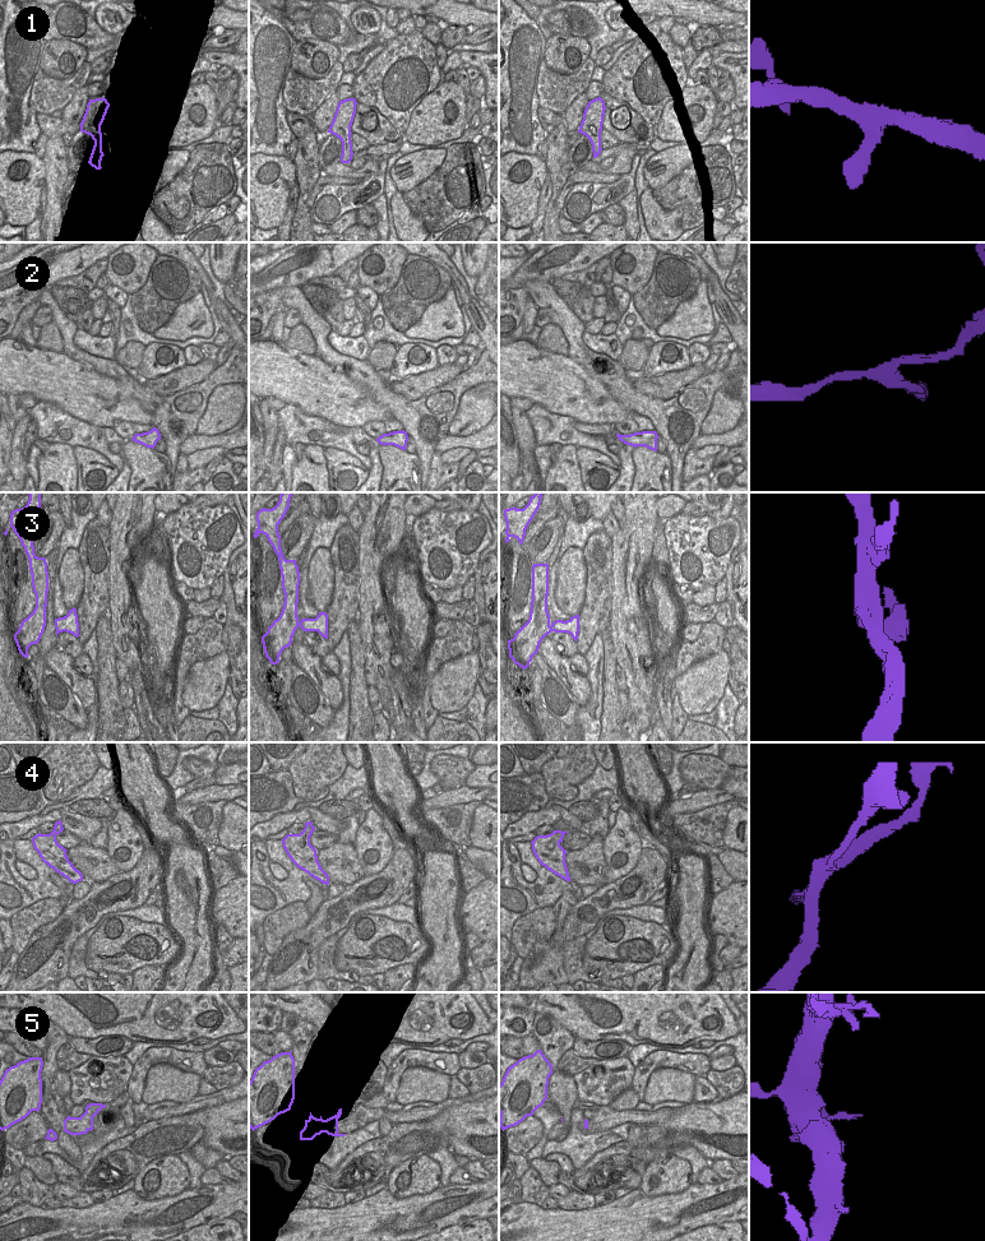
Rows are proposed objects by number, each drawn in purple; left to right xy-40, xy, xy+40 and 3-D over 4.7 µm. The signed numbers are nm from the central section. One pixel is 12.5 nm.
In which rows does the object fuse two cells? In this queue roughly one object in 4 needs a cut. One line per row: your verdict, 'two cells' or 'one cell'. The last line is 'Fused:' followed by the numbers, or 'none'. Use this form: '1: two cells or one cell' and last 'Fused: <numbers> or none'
1: one cell
2: one cell
3: one cell
4: one cell
5: one cell
Fused: none

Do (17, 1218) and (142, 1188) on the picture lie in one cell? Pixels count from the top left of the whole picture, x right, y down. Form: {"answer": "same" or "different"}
{"answer": "different"}

